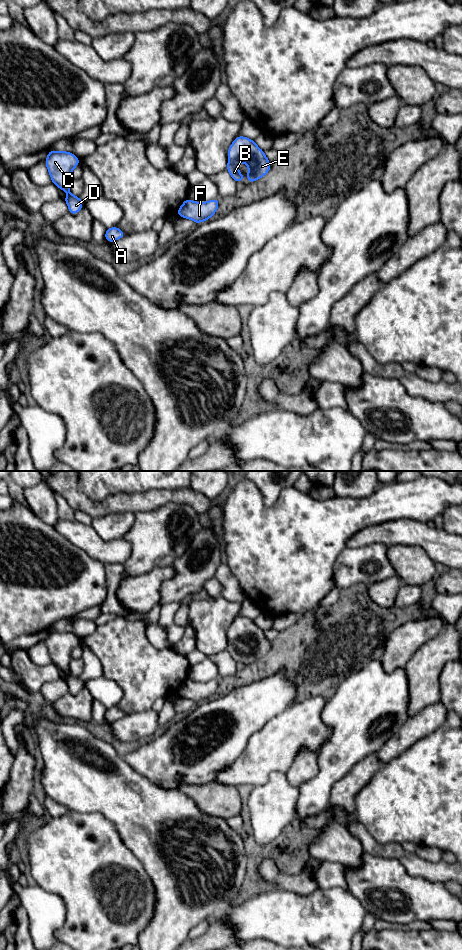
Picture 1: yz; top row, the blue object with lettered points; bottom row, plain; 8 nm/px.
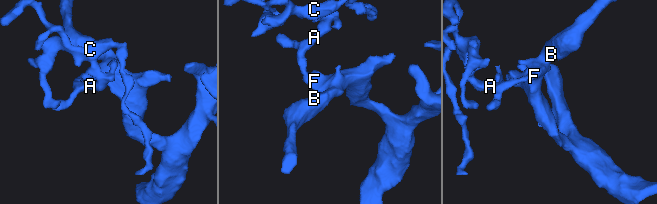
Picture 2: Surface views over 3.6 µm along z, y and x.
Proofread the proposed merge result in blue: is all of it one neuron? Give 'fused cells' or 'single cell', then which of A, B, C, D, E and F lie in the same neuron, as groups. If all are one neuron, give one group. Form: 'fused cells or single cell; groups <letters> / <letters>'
single cell; groups A B C D E F

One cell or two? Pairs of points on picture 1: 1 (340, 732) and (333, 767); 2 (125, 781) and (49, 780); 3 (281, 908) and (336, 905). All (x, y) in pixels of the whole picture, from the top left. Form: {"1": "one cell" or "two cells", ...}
{"1": "one cell", "2": "one cell", "3": "one cell"}

